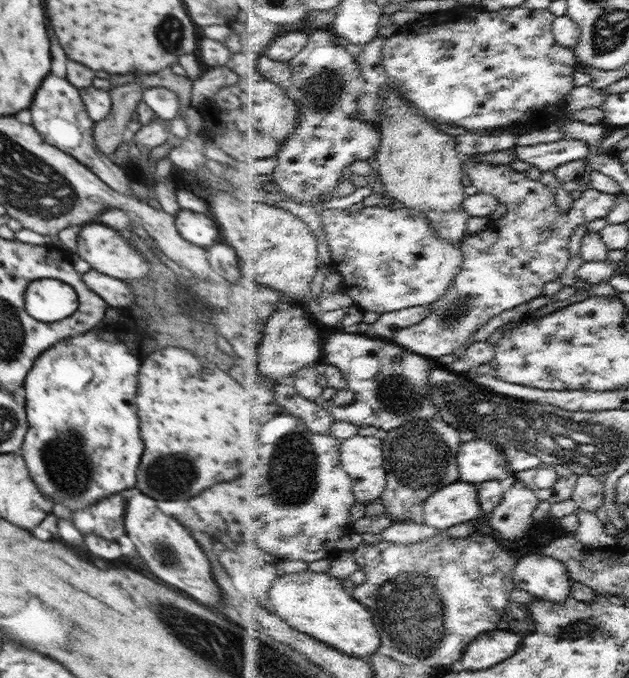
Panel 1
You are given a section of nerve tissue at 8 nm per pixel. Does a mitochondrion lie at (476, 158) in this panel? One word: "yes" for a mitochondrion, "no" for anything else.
no

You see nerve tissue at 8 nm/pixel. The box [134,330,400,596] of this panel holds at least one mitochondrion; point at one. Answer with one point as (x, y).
(298, 472)

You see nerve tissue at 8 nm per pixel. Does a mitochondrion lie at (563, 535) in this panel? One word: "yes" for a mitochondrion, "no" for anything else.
no

